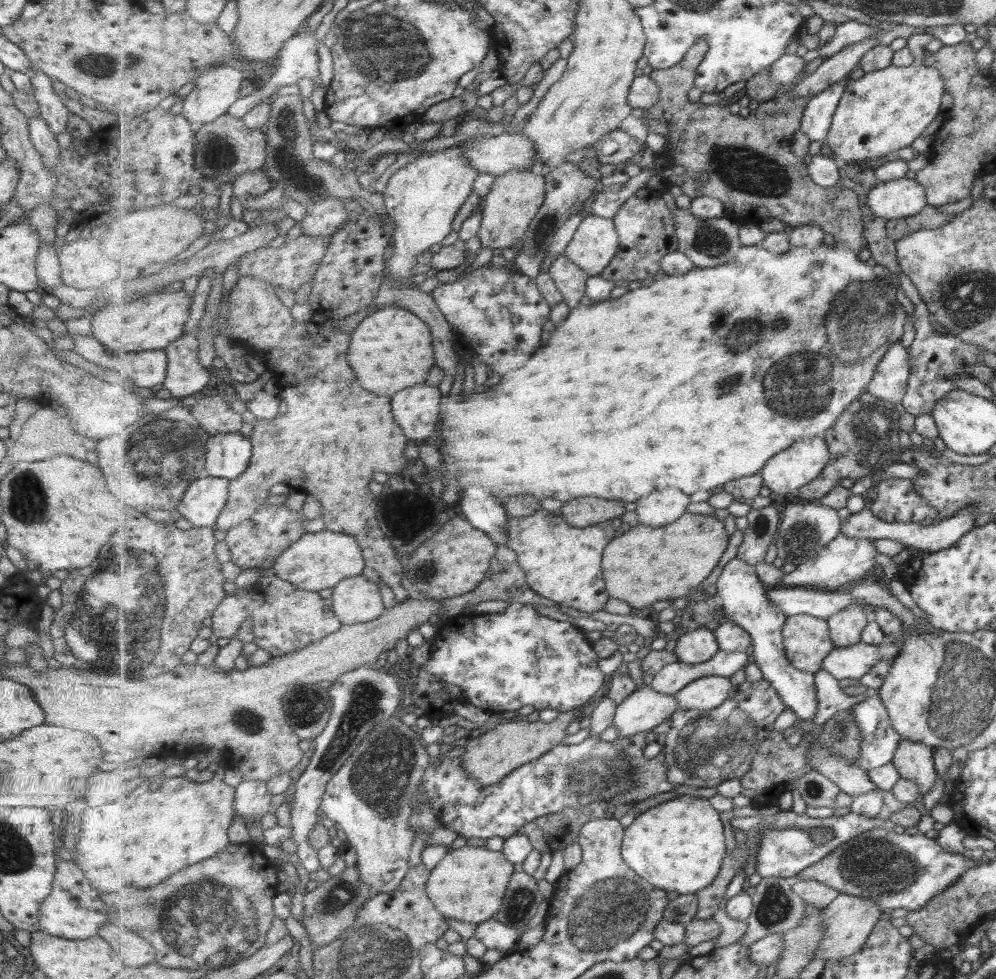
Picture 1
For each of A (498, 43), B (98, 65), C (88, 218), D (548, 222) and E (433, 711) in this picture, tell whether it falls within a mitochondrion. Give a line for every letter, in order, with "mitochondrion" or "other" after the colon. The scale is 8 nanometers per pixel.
A: other
B: mitochondrion
C: other
D: mitochondrion
E: other

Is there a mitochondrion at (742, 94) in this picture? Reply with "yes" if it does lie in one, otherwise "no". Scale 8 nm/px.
no

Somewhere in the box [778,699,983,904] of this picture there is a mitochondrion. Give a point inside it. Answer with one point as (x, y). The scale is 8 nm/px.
(879, 867)

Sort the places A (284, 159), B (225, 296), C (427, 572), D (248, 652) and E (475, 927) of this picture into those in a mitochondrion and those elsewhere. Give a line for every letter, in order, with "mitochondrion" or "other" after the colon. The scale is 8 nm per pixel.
A: mitochondrion
B: other
C: mitochondrion
D: other
E: other

